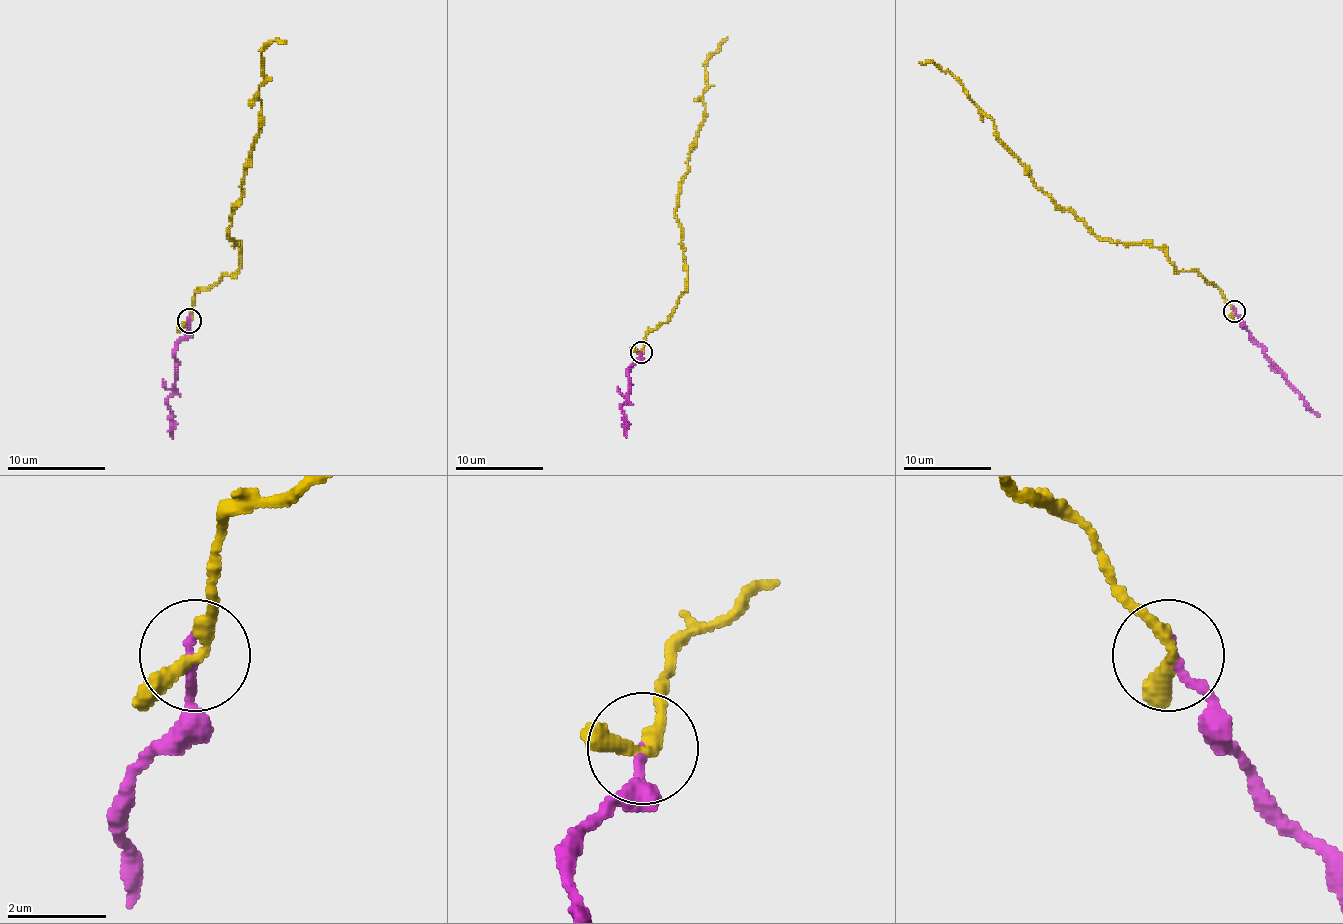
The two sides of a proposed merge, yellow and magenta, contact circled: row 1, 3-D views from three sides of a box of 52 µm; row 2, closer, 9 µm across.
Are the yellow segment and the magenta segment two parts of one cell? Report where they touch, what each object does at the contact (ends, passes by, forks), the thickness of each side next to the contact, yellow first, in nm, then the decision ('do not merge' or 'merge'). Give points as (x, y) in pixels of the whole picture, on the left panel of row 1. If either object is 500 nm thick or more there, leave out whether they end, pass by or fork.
place (189, 320); yellow passes by; magenta ends; calibres 260 and 190 nm; merge

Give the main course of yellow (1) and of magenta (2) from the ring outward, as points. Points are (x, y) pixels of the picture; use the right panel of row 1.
1: (1233, 311), (1213, 284), (1196, 271), (1178, 271), (1156, 247), (1110, 242), (1062, 209), (950, 73), (919, 62)
2: (1233, 311), (1240, 324), (1286, 381), (1319, 416)

